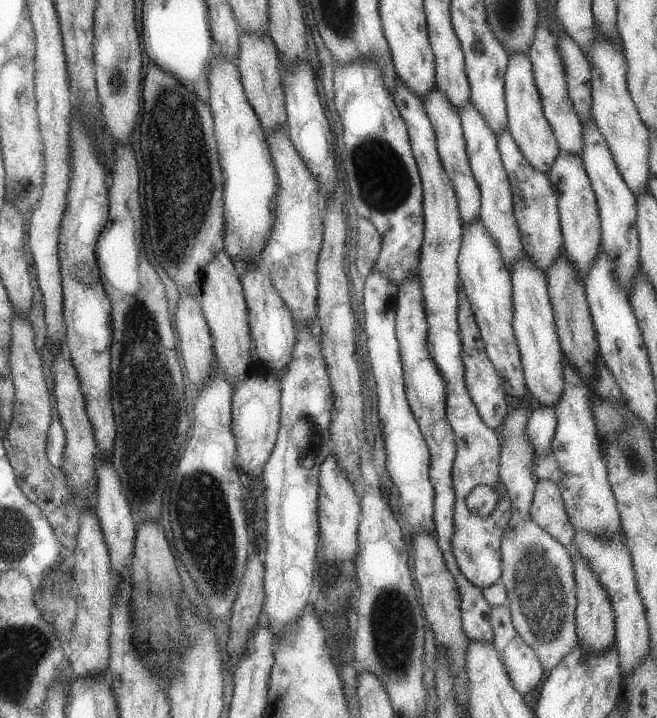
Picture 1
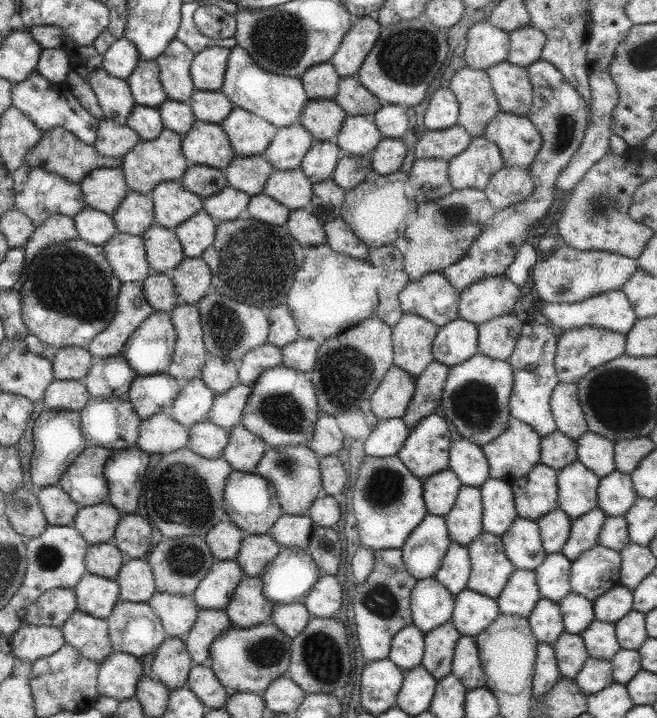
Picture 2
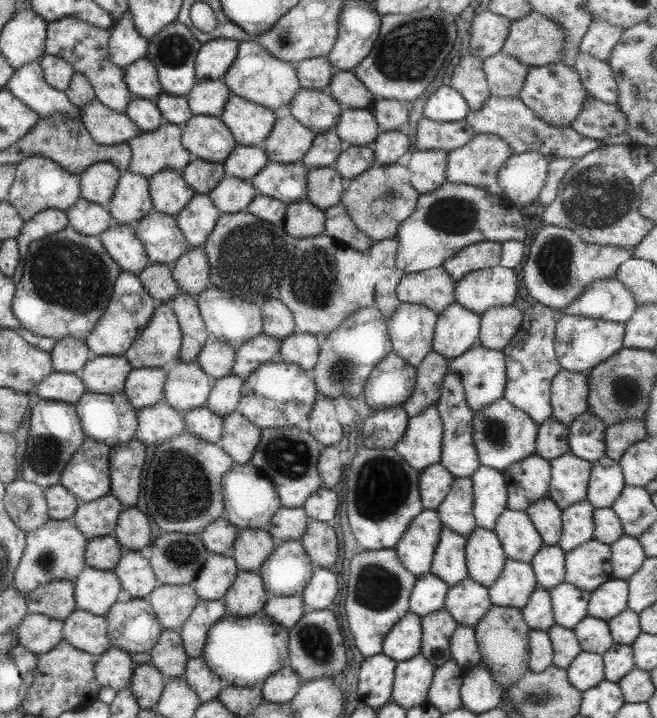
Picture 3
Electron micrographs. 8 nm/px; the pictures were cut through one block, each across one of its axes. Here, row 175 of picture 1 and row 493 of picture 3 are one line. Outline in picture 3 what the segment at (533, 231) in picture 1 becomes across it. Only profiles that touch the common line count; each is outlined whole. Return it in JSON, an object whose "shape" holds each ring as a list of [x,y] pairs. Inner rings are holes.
{"shape":[[[535,454],[513,463],[501,472],[507,488],[507,504],[509,510],[524,511],[547,494],[551,470],[549,461]]]}

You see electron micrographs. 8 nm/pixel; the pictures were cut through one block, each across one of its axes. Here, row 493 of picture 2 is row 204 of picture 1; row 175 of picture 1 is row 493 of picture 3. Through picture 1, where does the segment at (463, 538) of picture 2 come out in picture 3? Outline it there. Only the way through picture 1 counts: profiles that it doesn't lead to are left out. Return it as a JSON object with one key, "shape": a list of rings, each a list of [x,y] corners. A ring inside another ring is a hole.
{"shape":[[[470,477],[454,478],[449,493],[435,510],[443,527],[467,538],[476,528]]]}

